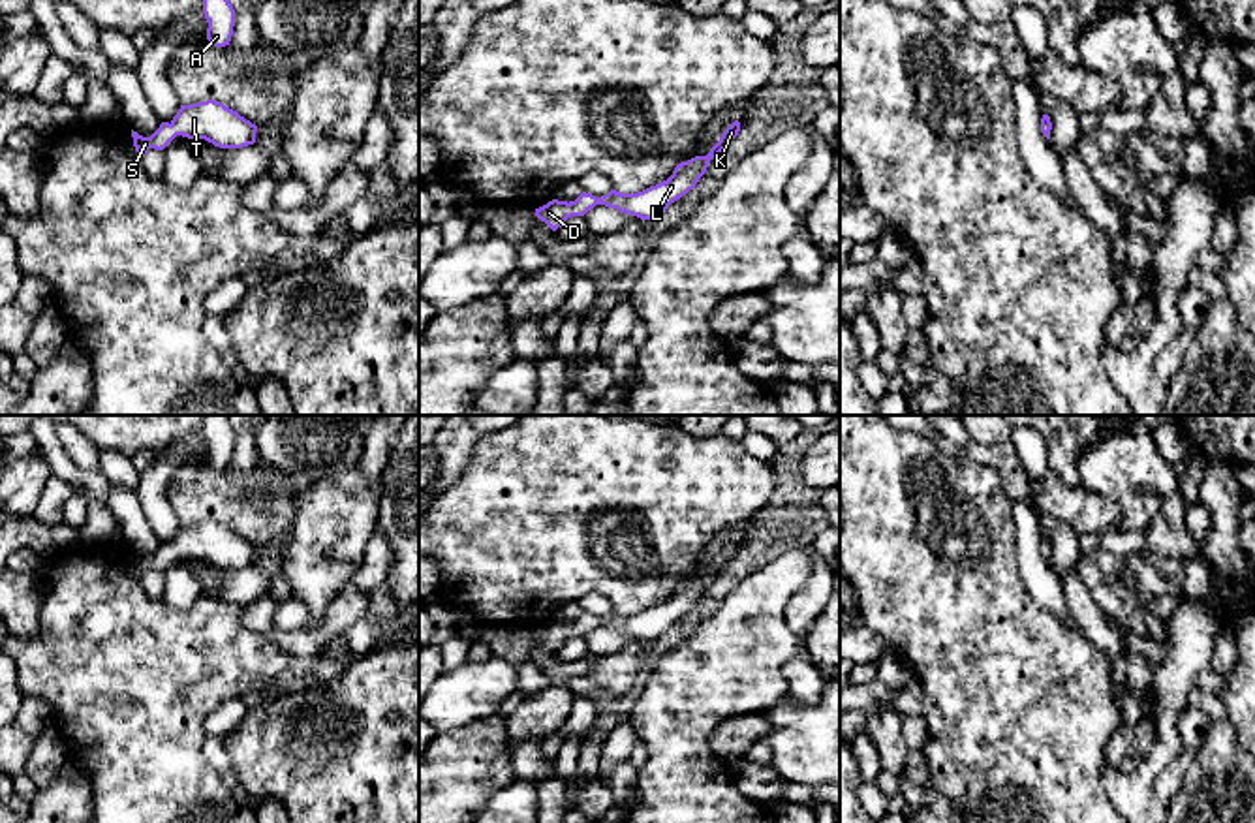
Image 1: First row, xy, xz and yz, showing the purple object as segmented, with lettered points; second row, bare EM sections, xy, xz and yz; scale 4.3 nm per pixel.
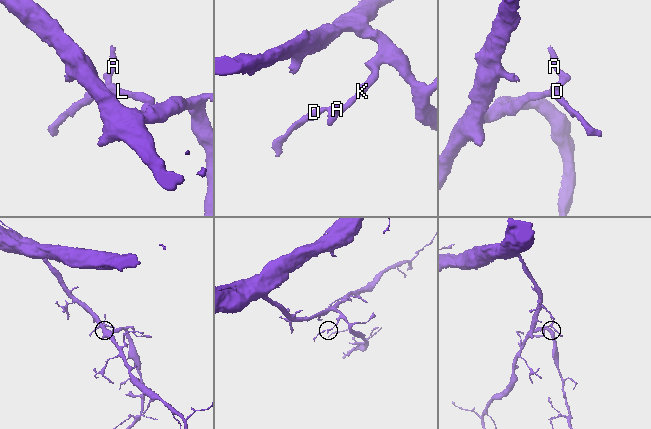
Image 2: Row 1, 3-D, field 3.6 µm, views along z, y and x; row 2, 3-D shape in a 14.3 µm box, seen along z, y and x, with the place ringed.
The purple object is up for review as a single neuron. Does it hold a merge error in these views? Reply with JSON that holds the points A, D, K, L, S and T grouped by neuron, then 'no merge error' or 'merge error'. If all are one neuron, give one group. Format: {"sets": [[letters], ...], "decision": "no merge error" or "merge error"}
{"sets": [["A", "D", "K", "L", "S", "T"]], "decision": "no merge error"}

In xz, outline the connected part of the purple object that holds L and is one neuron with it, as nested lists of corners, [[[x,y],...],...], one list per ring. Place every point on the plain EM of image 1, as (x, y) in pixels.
[[[735,541],[710,569],[706,577],[695,577],[674,588],[673,596],[643,613],[620,614],[611,611],[609,614],[596,618],[582,613],[575,622],[552,620],[547,626],[535,629],[535,637],[556,652],[567,639],[584,637],[596,626],[605,626],[620,633],[637,637],[641,641],[656,641],[671,624],[686,616],[695,609],[699,599],[706,594],[706,588],[714,577],[727,571],[729,564],[738,556],[740,543]]]

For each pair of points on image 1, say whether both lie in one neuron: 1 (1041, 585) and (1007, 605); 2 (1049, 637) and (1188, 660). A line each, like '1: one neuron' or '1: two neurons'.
1: two neurons
2: two neurons

